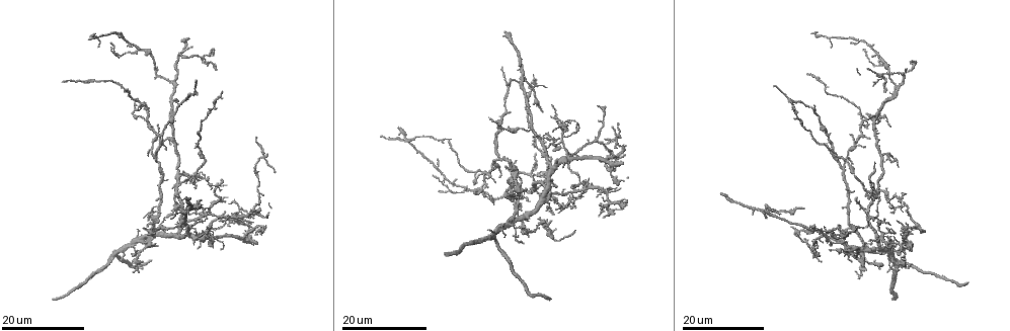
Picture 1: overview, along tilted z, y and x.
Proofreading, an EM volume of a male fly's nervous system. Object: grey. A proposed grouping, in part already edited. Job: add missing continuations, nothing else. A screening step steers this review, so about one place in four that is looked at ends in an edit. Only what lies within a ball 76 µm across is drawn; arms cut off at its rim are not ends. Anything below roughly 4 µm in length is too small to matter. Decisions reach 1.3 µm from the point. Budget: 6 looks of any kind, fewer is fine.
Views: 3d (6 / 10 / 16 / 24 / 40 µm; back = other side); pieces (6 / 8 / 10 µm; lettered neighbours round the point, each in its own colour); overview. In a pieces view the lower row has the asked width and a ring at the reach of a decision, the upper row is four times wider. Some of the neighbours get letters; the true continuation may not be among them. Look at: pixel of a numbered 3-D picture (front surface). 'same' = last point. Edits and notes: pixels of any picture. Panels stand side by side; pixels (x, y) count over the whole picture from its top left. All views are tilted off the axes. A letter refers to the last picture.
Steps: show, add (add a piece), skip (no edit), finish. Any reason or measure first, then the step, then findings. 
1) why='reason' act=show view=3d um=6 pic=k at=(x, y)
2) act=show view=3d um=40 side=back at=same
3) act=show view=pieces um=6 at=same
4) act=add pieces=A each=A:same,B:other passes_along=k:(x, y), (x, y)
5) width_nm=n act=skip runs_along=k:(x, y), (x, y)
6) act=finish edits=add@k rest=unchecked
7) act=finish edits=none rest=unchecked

why='free end' act=show view=3d um=24 pic=1 at=(192, 214)

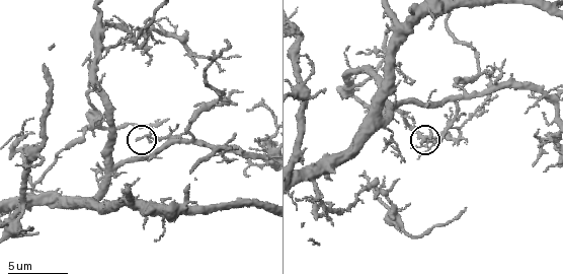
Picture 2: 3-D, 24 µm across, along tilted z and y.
why='what lies round it' act=show view=pieces um=6 pic=2 at=(422, 140)

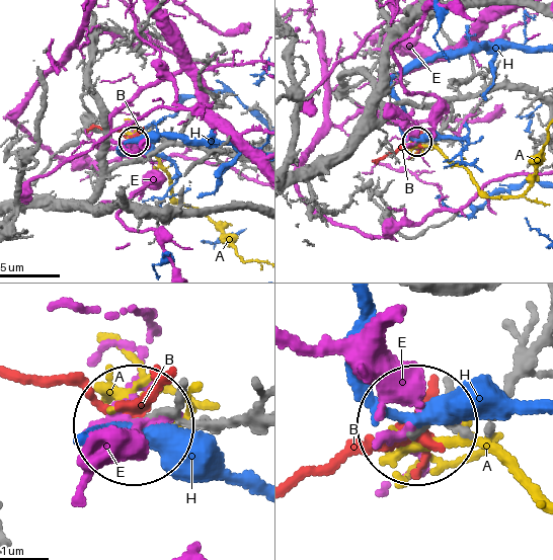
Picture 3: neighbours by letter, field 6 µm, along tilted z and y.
act=skip each=A:other,B:other,E:other,H:other found='no lettered piece goes on from it'

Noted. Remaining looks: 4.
why='branch stops here' act=show view=3d um=24 pic=1 at=(865, 148)

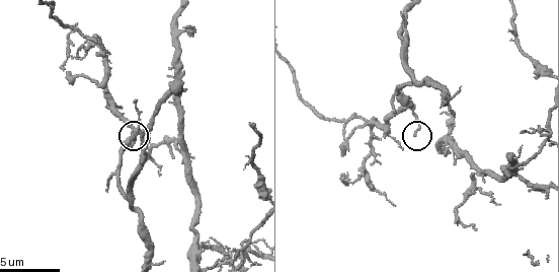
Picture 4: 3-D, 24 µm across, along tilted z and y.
why='what lies round it' act=show view=pieces um=6 pic=4 at=(415, 135)

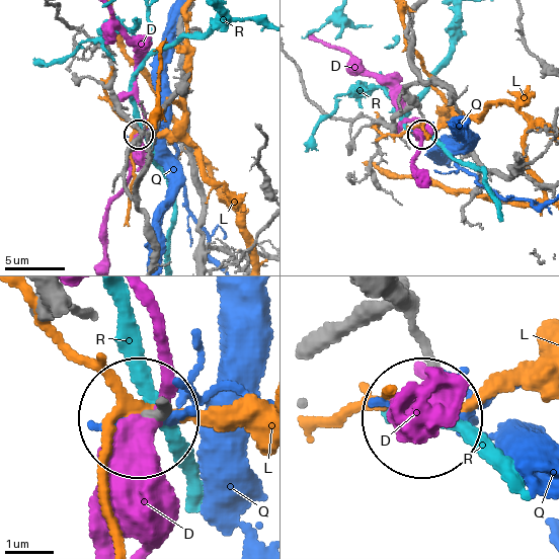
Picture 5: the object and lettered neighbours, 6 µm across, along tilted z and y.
act=skip each=D:other,L:other,Q:other,R:other found='no lettered piece goes on from it'

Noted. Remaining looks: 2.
why='free end' act=show view=3d um=24 pic=1 at=(511, 164)

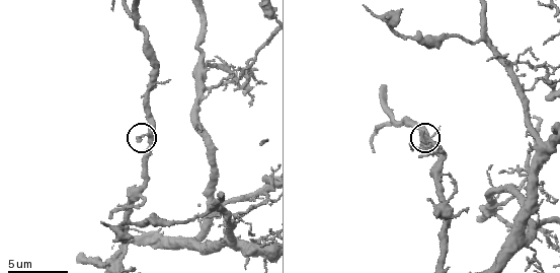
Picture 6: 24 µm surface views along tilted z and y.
act=show view=pieces um=8 pic=6 at=(423, 132)

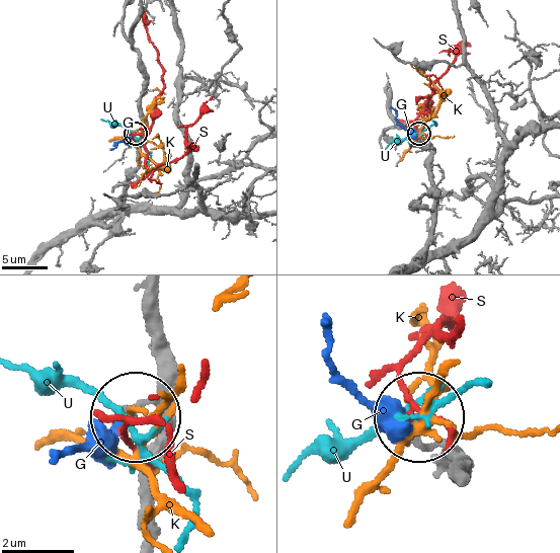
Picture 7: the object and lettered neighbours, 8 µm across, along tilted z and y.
act=add pieces=G each=G:same,K:other,S:other,U:other found='it goes on there'

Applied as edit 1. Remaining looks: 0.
act=finish edits=add@7 rest=unchecked

